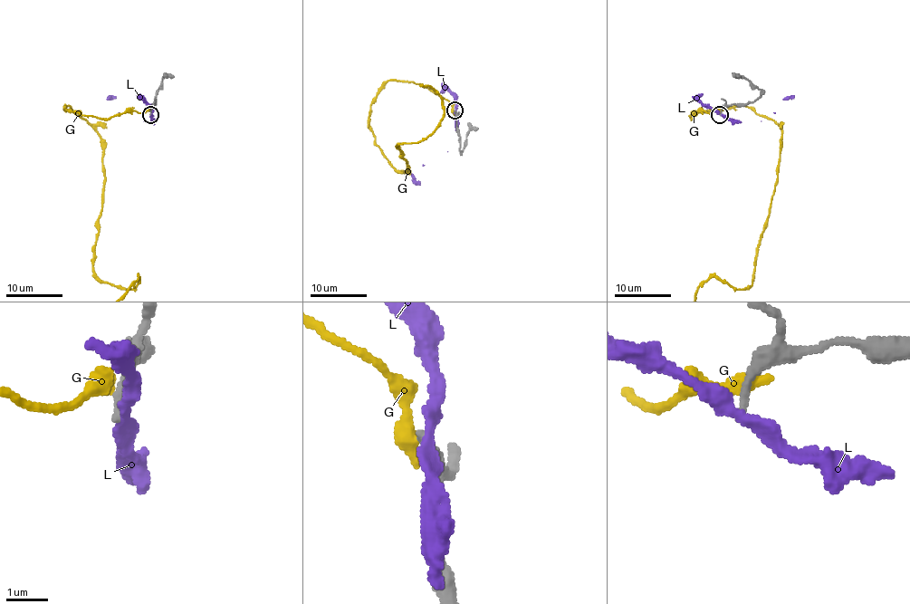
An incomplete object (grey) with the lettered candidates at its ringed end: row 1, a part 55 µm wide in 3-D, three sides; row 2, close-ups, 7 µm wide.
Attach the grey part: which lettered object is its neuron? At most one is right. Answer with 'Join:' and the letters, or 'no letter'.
Join: no letter

